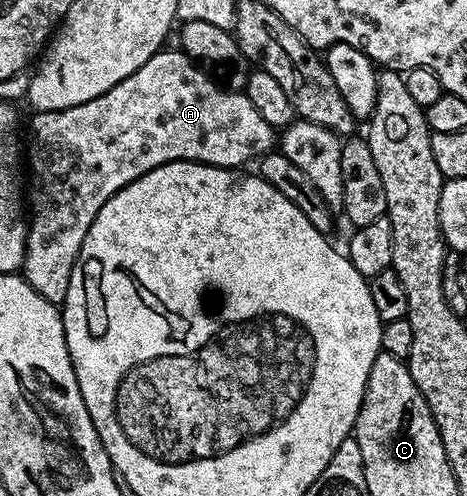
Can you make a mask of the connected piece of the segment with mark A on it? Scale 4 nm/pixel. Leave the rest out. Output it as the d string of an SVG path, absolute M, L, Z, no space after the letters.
M163 48L159 50L143 66L136 68L136 72L132 72L132 76L120 80L120 84L116 84L108 92L96 96L96 100L88 100L84 104L76 104L72 108L64 108L63 110L40 110L33 115L35 118L30 122L31 174L30 178L28 174L26 258L22 262L21 273L24 275L26 282L32 284L32 288L36 288L36 292L40 292L40 296L44 296L44 300L55 304L61 304L66 301L68 280L72 280L72 268L80 256L80 248L84 244L84 236L88 236L88 228L92 228L92 220L96 220L100 208L104 208L104 204L108 204L108 200L112 200L112 196L116 192L120 192L128 184L135 182L140 176L144 176L169 162L203 162L209 166L242 168L245 167L245 162L252 161L254 157L255 161L259 156L269 154L275 149L275 127L269 126L264 121L264 116L260 116L260 112L256 112L256 108L252 108L252 100L248 100L245 93L238 92L238 94L233 94L230 90L221 90L214 83L217 81L207 74L201 66L197 66L187 54L182 53L181 49L173 49Z

